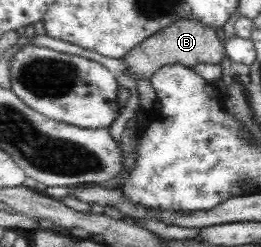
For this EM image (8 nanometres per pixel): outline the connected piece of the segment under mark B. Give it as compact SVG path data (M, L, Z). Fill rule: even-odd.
M190 18L175 21L172 25L152 34L152 37L148 37L122 57L125 65L124 74L134 81L138 79L151 81L158 70L165 65L180 64L191 68L199 63L218 64L224 55L224 48L220 41L212 26L202 25Z

